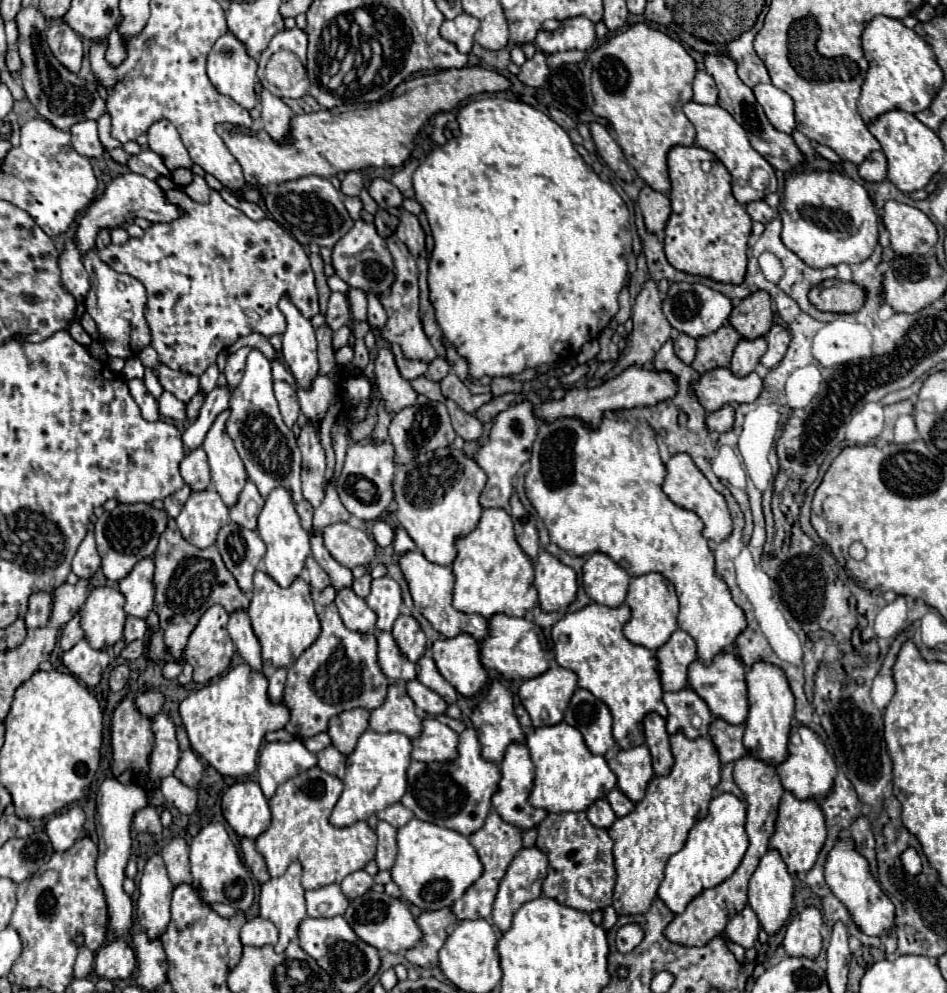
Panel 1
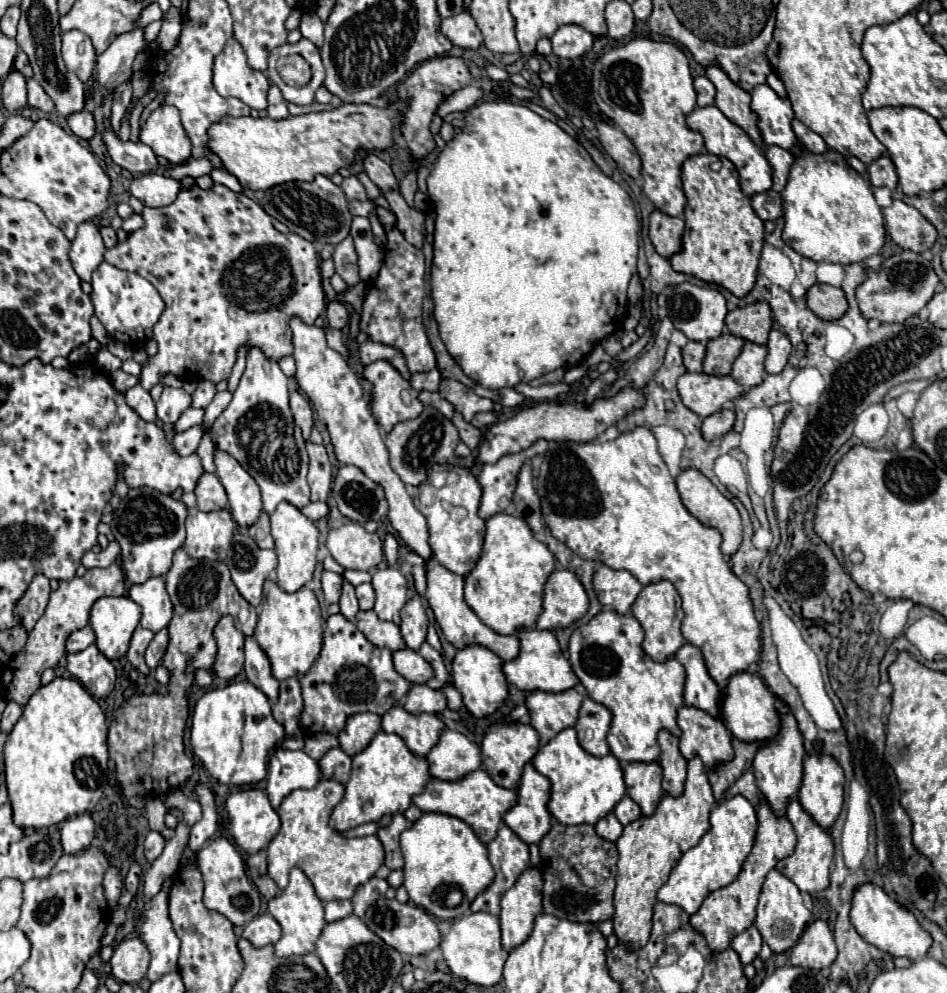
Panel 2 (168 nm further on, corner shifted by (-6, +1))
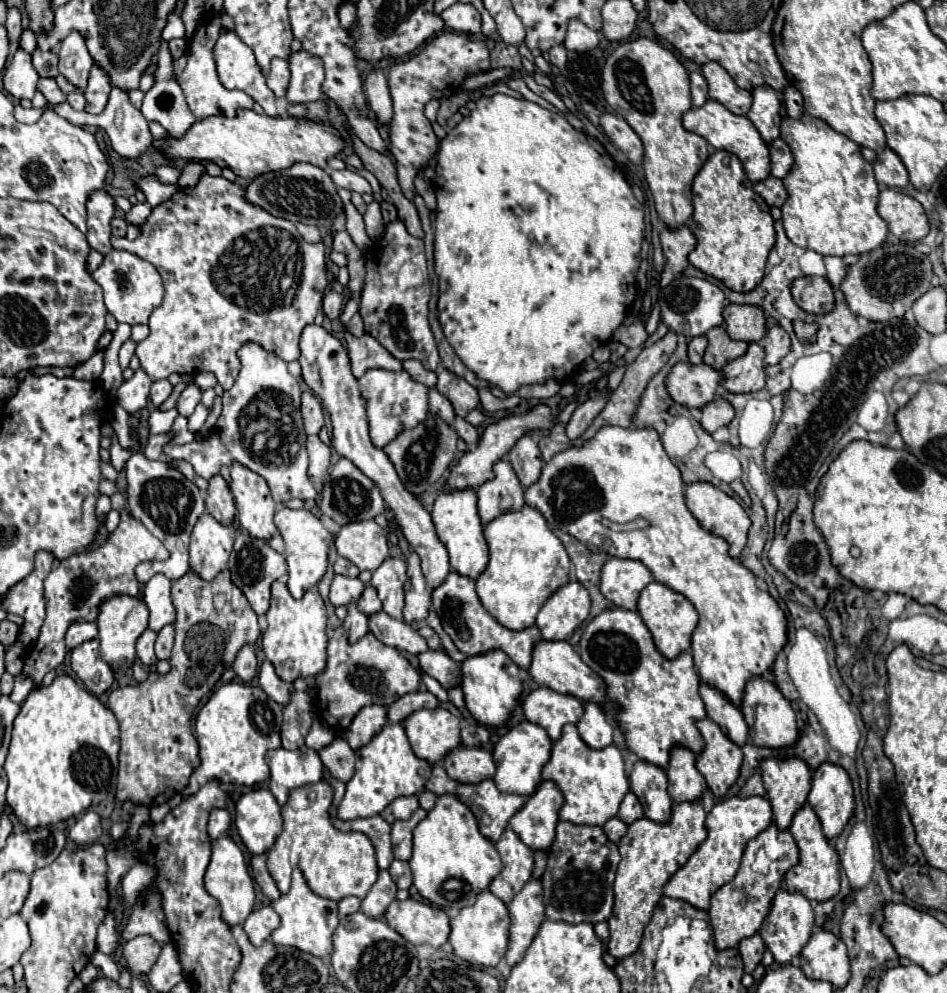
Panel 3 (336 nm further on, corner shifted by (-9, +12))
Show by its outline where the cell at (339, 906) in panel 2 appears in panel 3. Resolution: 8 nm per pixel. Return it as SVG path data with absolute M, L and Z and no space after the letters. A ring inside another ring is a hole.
M345 897L345 899L339 901L339 915L347 917L347 915L359 911L359 907L361 907L361 899L357 899L357 897Z

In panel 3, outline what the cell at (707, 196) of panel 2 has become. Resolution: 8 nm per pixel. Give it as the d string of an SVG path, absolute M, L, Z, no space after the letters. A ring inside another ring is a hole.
M715 151L693 181L695 211L687 225L697 237L697 247L689 255L691 265L741 293L747 293L761 283L767 255L775 245L769 205L755 195L751 187L753 183L747 179L739 157L727 151Z

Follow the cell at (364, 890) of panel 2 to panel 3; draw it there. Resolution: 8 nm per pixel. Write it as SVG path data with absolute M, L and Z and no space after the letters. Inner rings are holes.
M379 871L379 879L375 881L375 885L371 887L371 891L367 893L367 897L361 903L361 911L367 917L383 919L387 907L395 899L395 895L397 895L397 885L391 879L389 871Z

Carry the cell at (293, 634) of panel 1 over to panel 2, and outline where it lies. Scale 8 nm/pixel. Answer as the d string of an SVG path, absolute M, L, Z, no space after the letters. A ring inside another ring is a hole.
M266 580L262 612L258 614L254 638L260 644L260 648L268 654L274 678L284 680L292 676L304 676L322 650L322 614L314 592L304 586L288 594L282 588L278 588L276 582Z

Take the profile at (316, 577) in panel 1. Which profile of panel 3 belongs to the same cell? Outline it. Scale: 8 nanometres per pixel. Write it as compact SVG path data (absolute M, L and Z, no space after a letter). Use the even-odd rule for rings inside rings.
M335 575L331 583L331 605L347 605L359 599L359 595L365 591L365 585L361 579L351 579L345 575Z

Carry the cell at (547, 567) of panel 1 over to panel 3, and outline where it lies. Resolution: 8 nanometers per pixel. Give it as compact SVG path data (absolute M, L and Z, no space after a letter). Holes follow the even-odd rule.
M571 581L555 591L541 607L537 627L543 639L569 639L573 631L589 617L591 599L579 581Z

